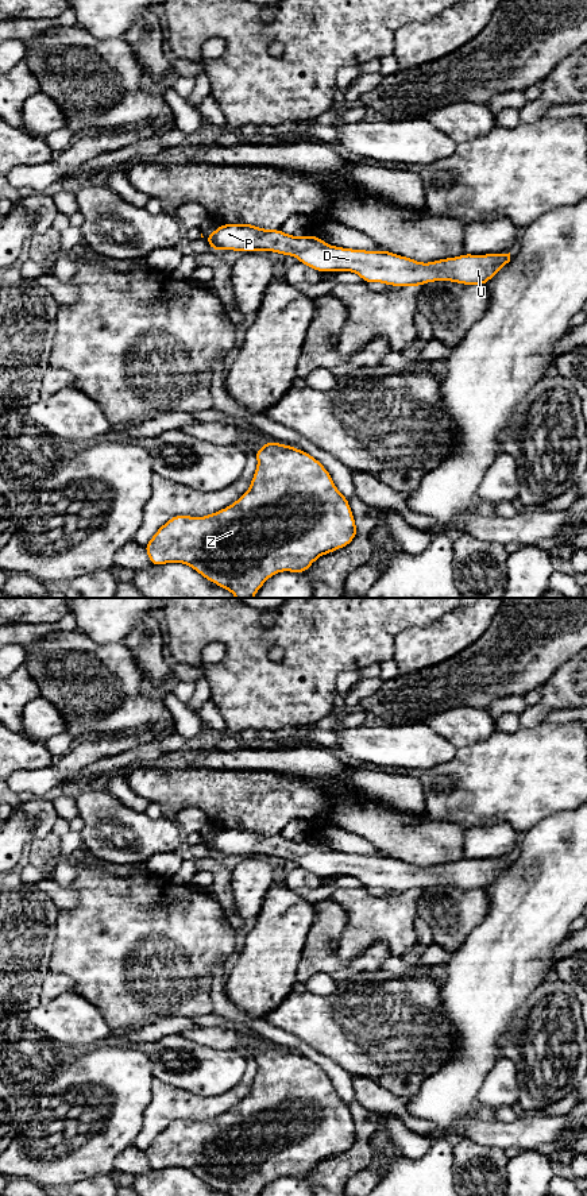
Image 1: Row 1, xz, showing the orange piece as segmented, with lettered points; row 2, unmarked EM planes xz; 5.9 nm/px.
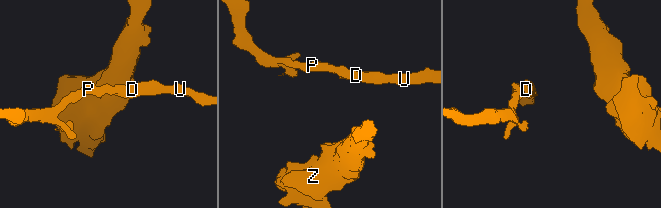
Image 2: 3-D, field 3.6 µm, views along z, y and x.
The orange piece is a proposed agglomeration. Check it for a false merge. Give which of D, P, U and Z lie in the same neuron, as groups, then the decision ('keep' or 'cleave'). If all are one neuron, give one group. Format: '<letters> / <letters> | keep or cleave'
D P U Z | keep

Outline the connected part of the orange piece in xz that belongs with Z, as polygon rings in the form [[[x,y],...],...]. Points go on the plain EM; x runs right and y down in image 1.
[[[267,1046],[254,1058],[258,1064],[258,1070],[254,1077],[248,1095],[236,1104],[232,1110],[204,1122],[192,1122],[178,1119],[165,1127],[144,1150],[148,1164],[152,1170],[162,1170],[166,1168],[184,1168],[201,1178],[206,1185],[213,1187],[219,1192],[228,1196],[258,1196],[264,1187],[277,1177],[289,1176],[304,1178],[314,1165],[320,1161],[331,1158],[336,1154],[347,1151],[358,1139],[355,1122],[351,1116],[348,1104],[336,1093],[335,1087],[327,1073],[312,1060],[287,1049],[277,1046]]]

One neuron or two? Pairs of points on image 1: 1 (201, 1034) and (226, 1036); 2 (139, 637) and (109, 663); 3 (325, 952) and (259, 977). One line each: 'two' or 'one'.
1: one
2: two
3: two

